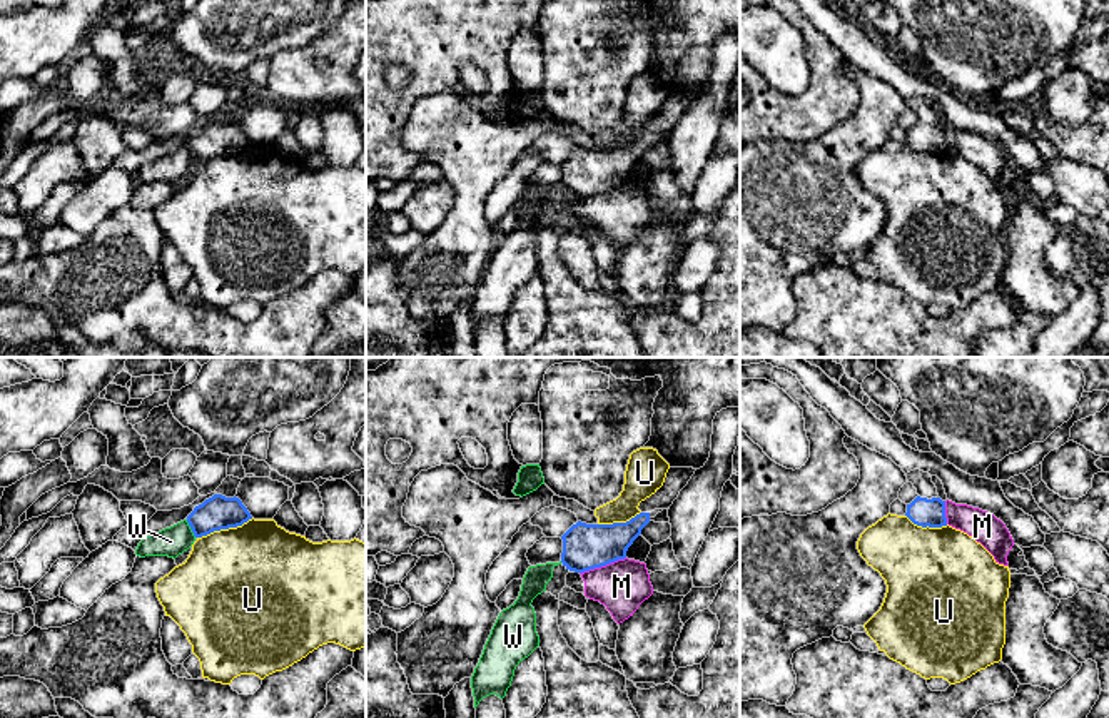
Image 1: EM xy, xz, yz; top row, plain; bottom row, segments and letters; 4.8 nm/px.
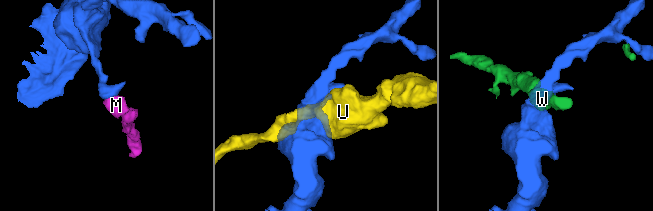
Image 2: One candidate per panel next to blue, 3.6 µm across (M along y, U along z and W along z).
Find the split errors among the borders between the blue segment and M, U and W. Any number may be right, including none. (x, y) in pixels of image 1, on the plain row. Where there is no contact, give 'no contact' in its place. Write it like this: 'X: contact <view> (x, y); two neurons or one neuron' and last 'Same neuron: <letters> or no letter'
M: contact xz (602, 191); two neurons
U: contact xy (224, 154); two neurons
W: contact xy (191, 154); two neurons
Same neuron: no letter

